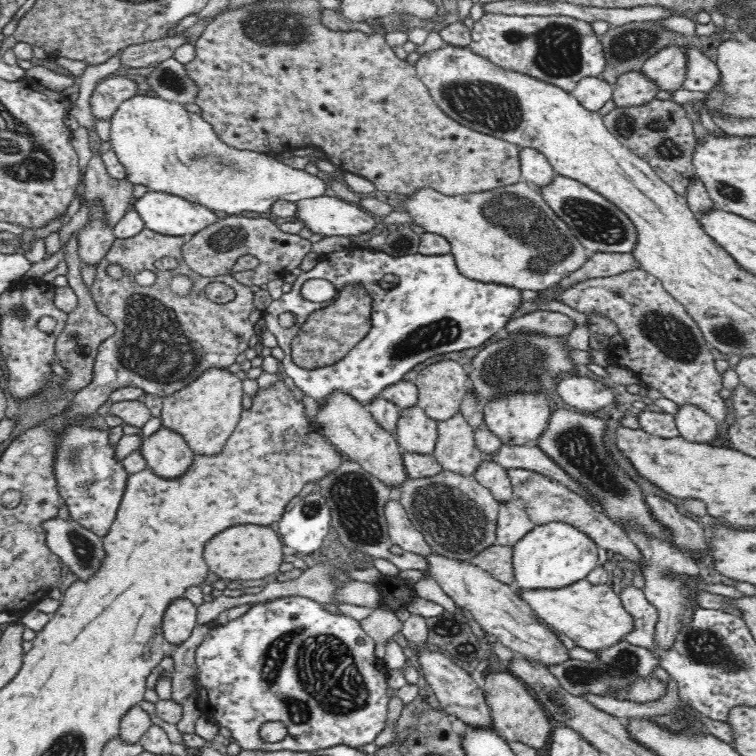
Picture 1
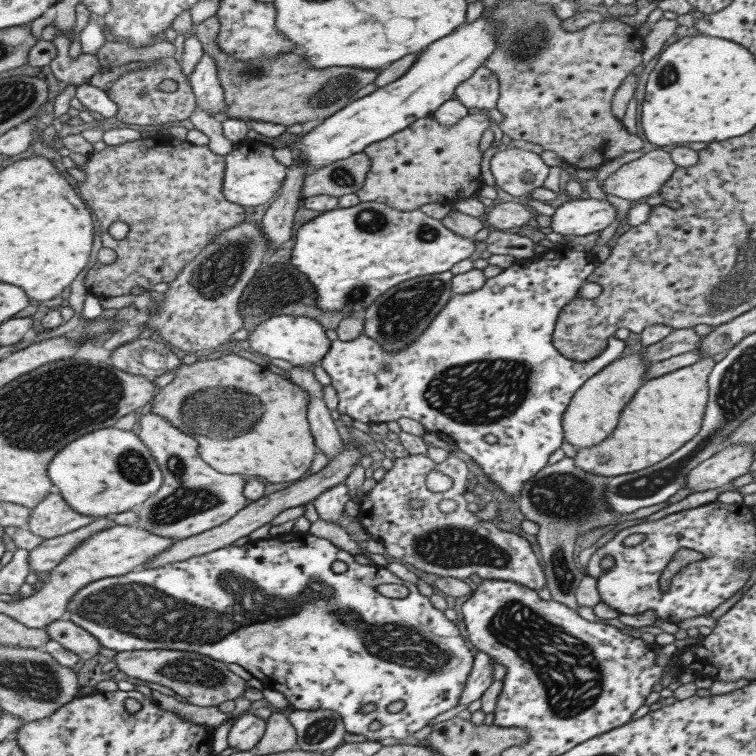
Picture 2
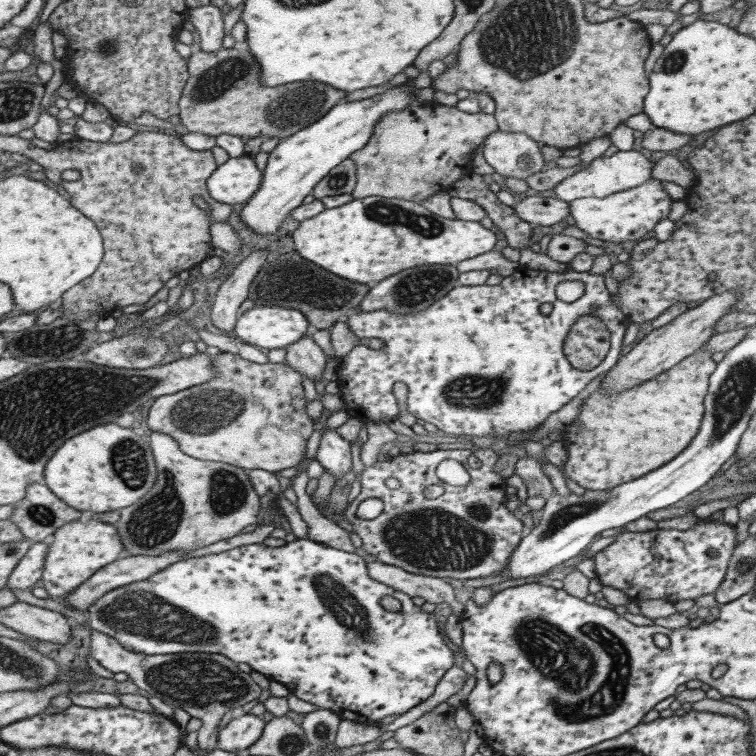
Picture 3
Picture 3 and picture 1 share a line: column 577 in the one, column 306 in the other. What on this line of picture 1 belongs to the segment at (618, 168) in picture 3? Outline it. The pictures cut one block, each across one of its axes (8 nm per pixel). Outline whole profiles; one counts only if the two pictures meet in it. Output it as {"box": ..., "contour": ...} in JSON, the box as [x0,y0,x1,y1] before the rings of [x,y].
{"box":[109,93,329,215],"contour":[[[141,93],[139,95],[132,96],[123,100],[116,110],[110,116],[110,132],[109,141],[111,149],[116,153],[120,163],[126,167],[126,179],[133,185],[145,184],[149,190],[158,192],[167,192],[176,196],[189,200],[193,203],[201,204],[210,210],[220,210],[220,212],[226,212],[228,215],[240,215],[240,212],[268,212],[270,205],[277,200],[285,200],[286,202],[296,202],[302,199],[316,198],[317,196],[326,194],[329,183],[325,182],[321,177],[312,175],[306,172],[306,169],[293,168],[290,165],[286,165],[276,161],[272,155],[266,155],[260,152],[254,152],[251,150],[240,150],[232,146],[224,144],[211,127],[208,121],[204,120],[199,113],[192,113],[184,109],[182,103],[170,102],[164,100],[160,96],[154,94]]]}

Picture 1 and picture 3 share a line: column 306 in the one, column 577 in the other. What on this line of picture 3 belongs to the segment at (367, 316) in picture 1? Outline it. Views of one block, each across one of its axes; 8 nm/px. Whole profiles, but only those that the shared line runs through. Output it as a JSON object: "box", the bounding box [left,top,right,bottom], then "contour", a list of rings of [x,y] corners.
{"box":[562,316,610,371],"contour":[[[581,316],[569,328],[562,343],[562,354],[567,363],[579,371],[598,366],[610,347],[610,333],[599,316]]]}

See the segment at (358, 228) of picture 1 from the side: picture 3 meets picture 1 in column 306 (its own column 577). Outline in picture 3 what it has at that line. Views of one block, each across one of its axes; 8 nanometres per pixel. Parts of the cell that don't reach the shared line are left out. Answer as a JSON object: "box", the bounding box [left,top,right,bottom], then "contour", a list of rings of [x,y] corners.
{"box":[568,178,674,242],"contour":[[[648,178],[643,184],[628,188],[621,192],[613,192],[610,195],[599,197],[585,197],[568,202],[568,211],[574,226],[579,228],[591,238],[614,242],[633,242],[641,240],[649,230],[661,218],[666,218],[669,206],[674,200],[670,198],[663,189],[661,182],[656,178]]]}

